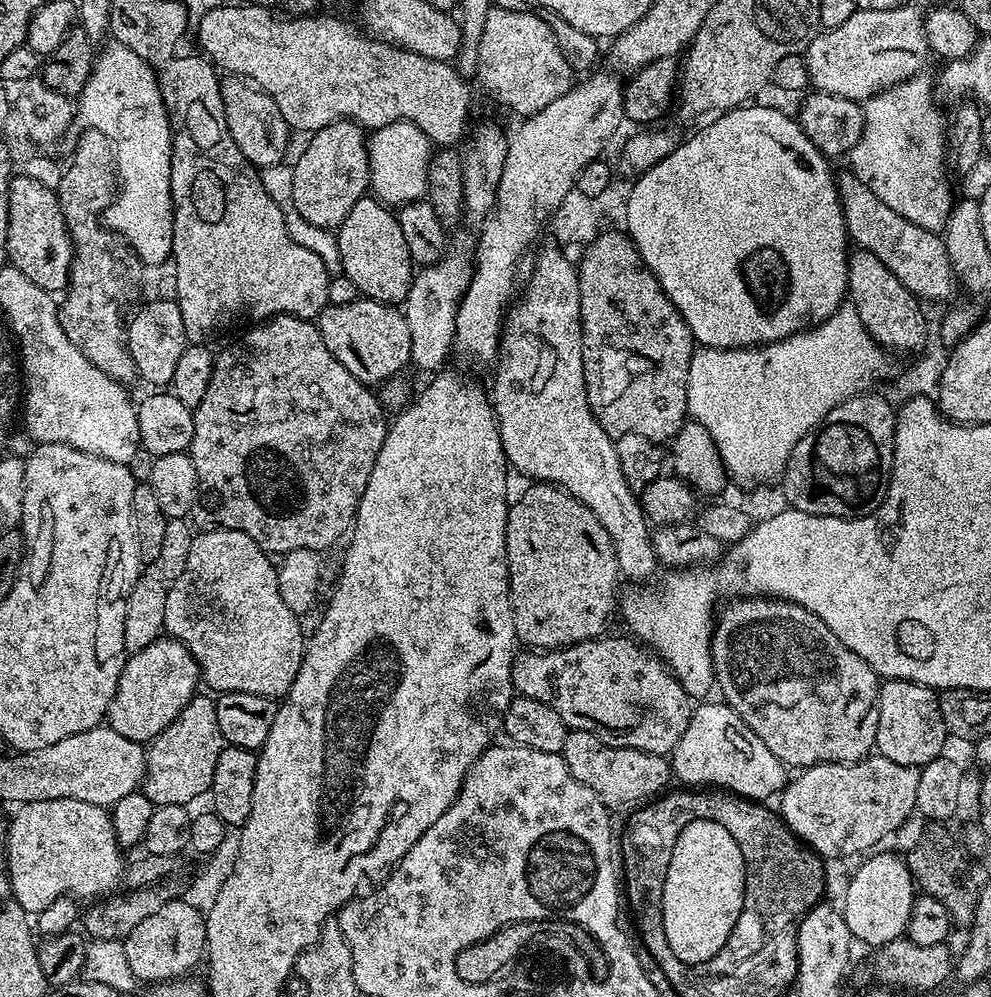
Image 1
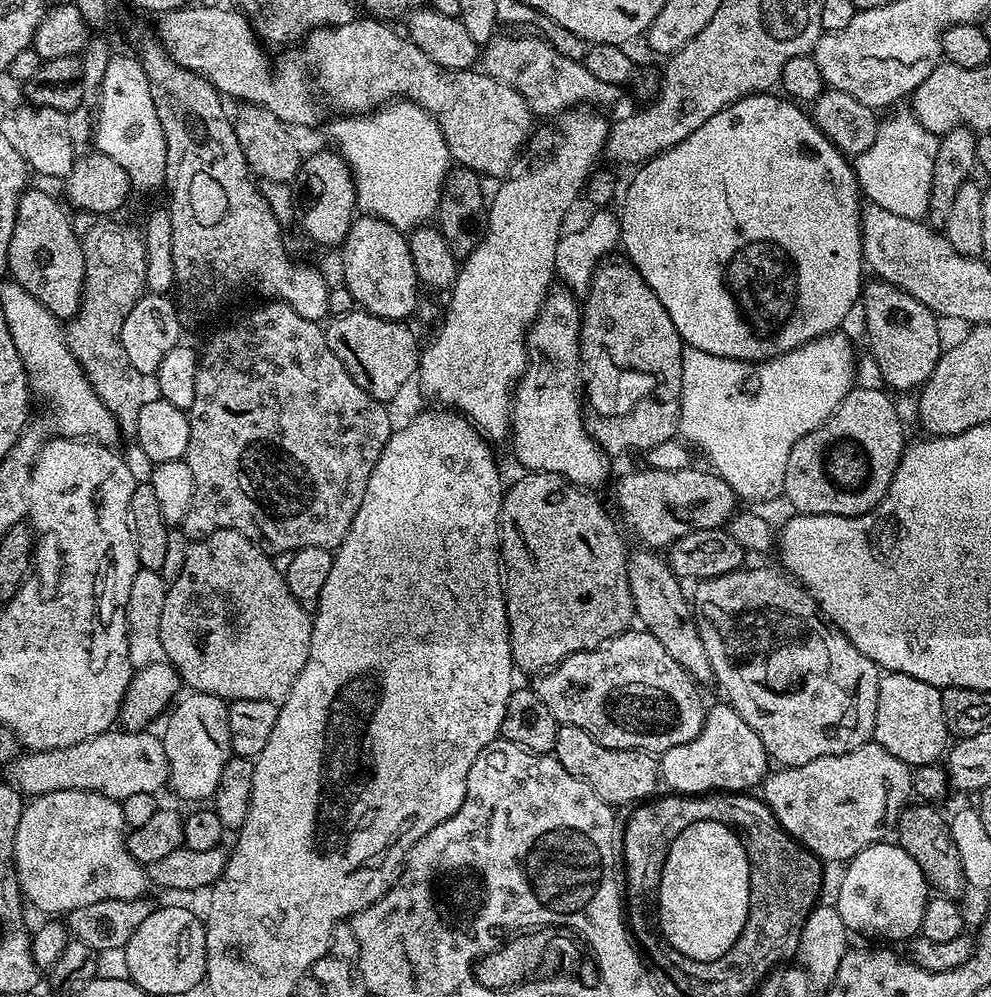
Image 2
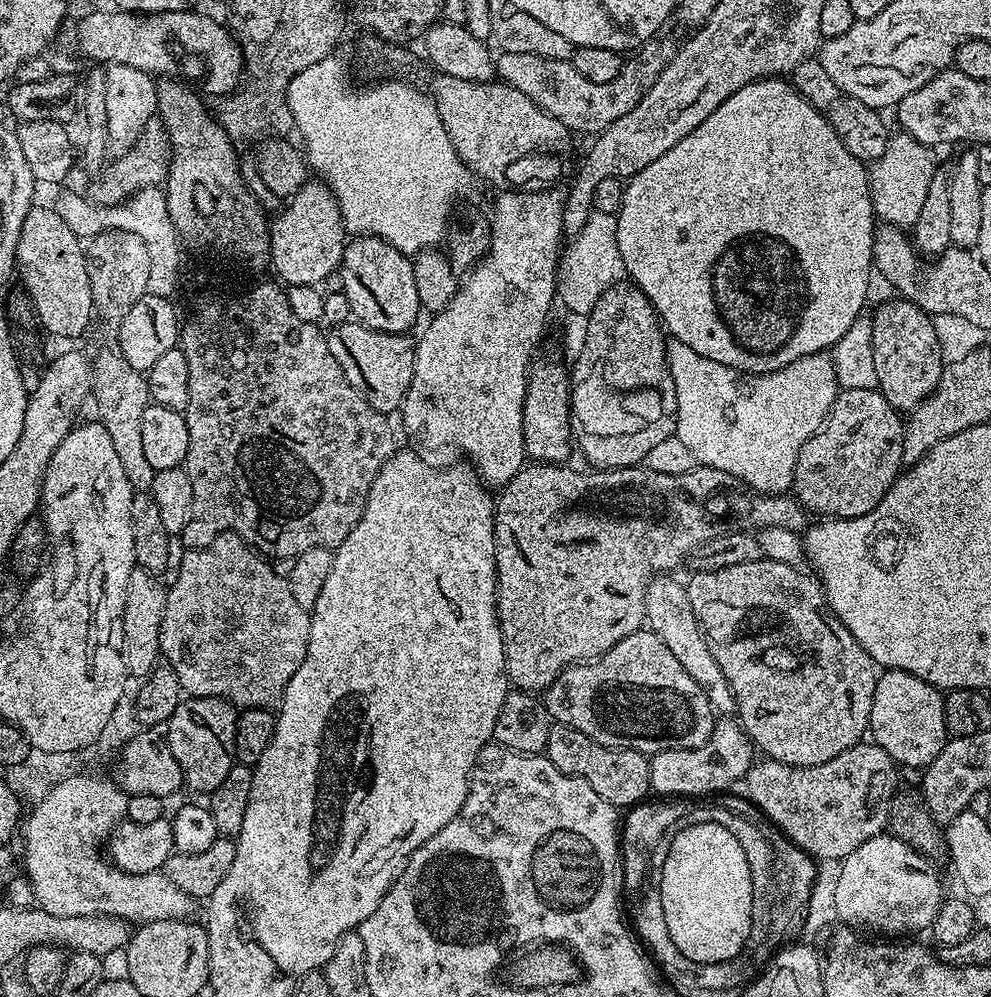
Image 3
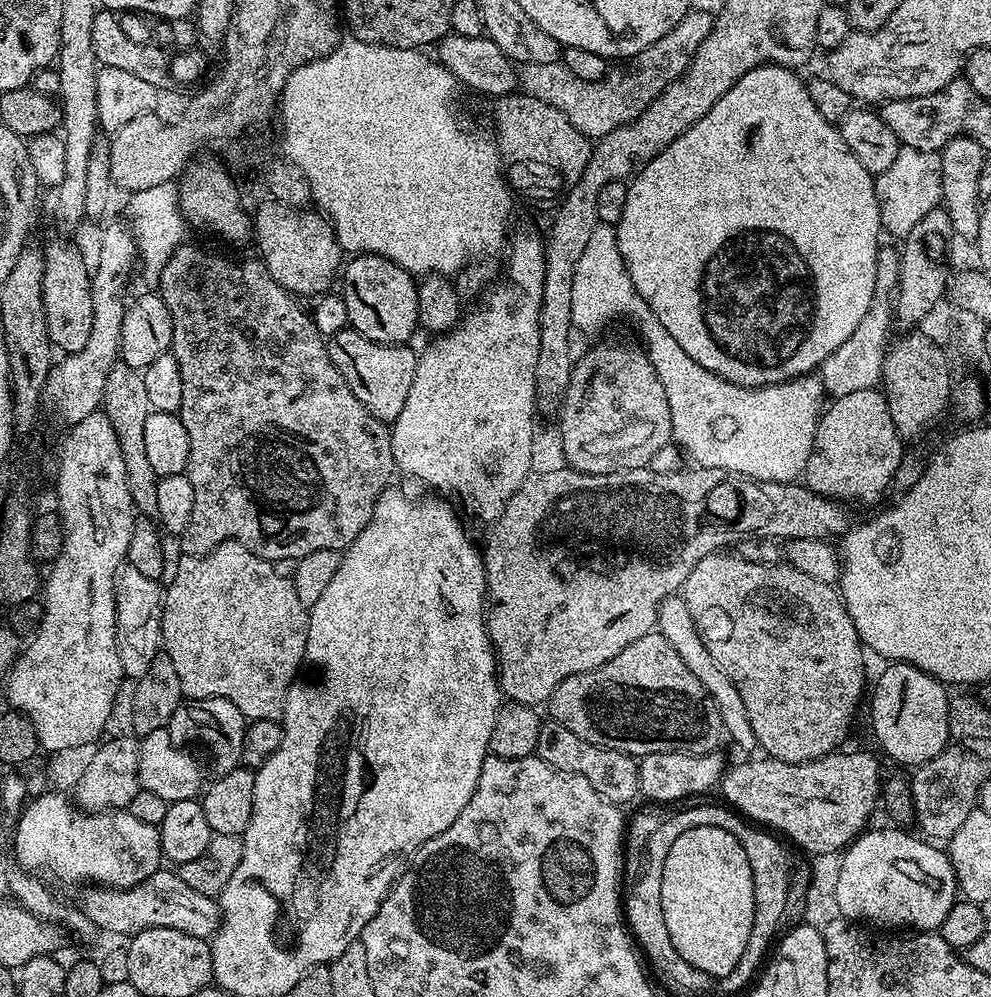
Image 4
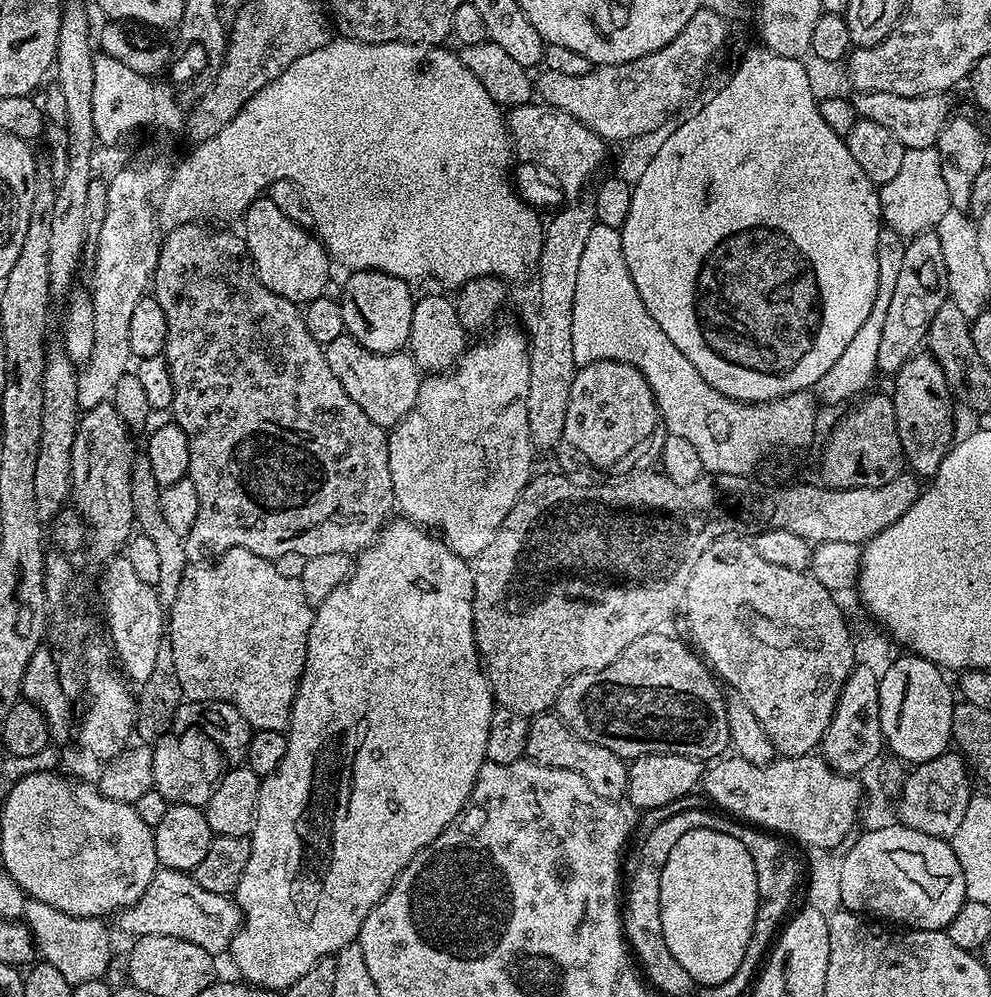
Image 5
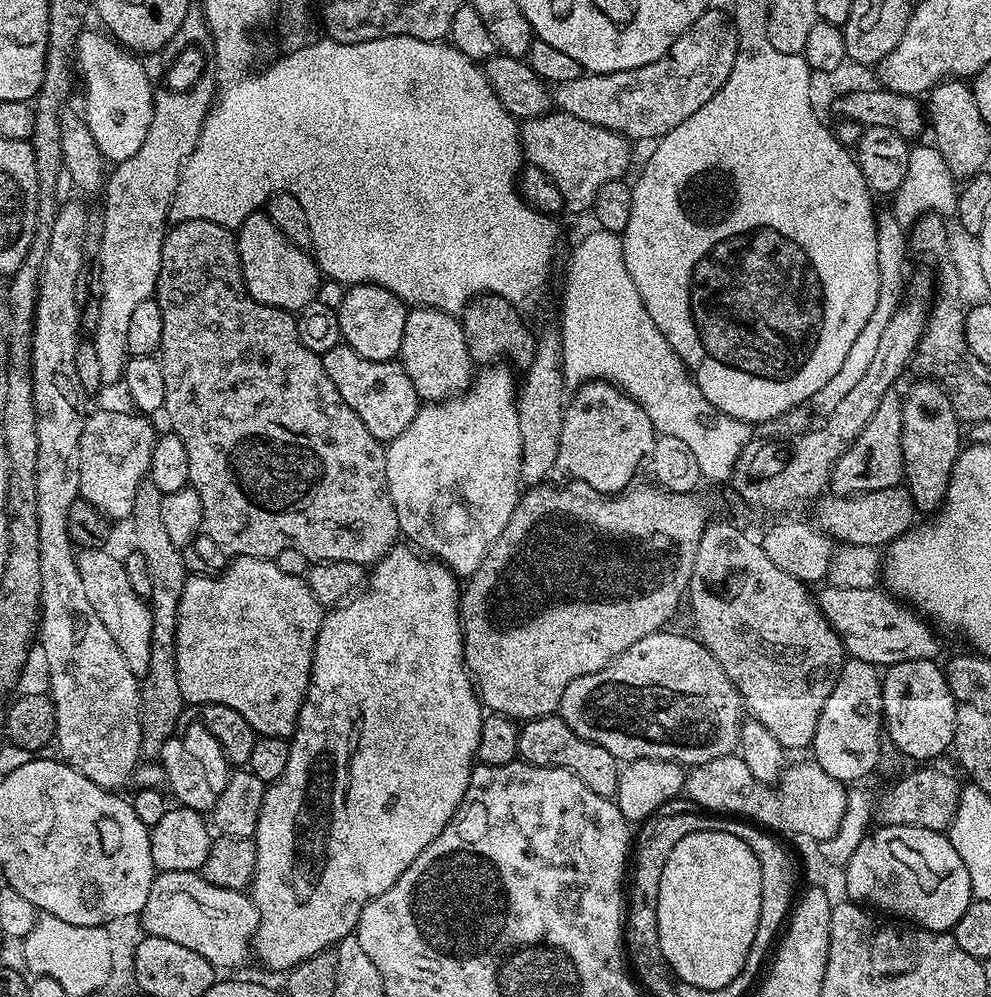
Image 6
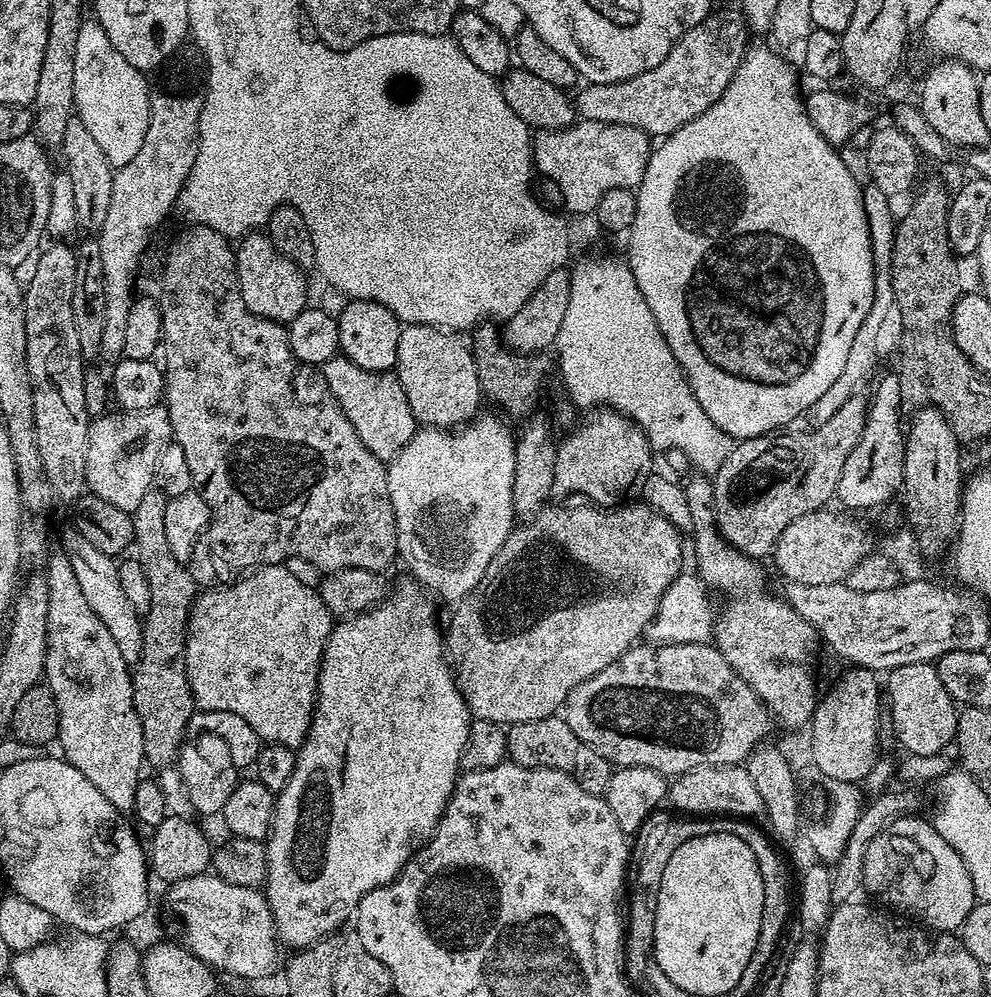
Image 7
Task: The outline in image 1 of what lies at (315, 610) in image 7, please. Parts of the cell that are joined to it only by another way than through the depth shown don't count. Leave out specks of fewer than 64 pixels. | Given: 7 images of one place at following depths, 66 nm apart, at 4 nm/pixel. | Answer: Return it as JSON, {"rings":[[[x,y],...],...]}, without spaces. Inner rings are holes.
{"rings":[[[209,527],[208,532],[200,532],[192,540],[192,545],[188,548],[188,553],[184,556],[184,569],[176,576],[176,581],[171,581],[168,584],[168,593],[166,594],[166,618],[164,619],[164,632],[167,633],[171,639],[182,642],[186,646],[186,650],[190,650],[190,654],[195,658],[196,663],[200,666],[200,674],[203,680],[203,683],[206,685],[209,684],[213,688],[211,691],[216,694],[228,693],[228,692],[241,692],[242,694],[256,694],[269,696],[271,698],[284,698],[287,697],[290,686],[294,686],[294,678],[298,674],[298,670],[302,666],[304,661],[304,650],[306,647],[306,632],[300,629],[300,624],[302,624],[301,617],[294,614],[294,610],[290,610],[290,606],[286,606],[286,602],[282,602],[282,590],[278,590],[278,568],[274,563],[273,557],[269,553],[265,552],[264,549],[258,546],[258,542],[254,542],[254,538],[250,538],[250,534],[242,534],[242,530],[230,530],[229,528],[213,528]]]}

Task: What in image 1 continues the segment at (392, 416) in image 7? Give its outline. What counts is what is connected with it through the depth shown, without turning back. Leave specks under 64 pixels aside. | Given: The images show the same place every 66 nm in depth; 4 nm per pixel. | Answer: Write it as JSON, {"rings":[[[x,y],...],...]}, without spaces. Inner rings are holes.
{"rings":[[[357,298],[346,306],[329,304],[318,317],[318,327],[322,334],[322,342],[326,342],[326,350],[330,350],[330,354],[334,354],[334,358],[338,358],[338,362],[342,362],[342,366],[346,366],[350,374],[354,374],[354,378],[369,386],[380,386],[399,377],[399,372],[412,364],[411,332],[399,307],[379,304],[377,300],[367,298]]]}

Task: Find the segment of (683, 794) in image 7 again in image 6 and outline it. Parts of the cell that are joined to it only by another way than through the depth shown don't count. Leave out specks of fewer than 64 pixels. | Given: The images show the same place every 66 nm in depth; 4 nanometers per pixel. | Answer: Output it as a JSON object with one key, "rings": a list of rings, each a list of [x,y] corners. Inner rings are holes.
{"rings":[[[739,754],[714,758],[714,762],[693,767],[684,778],[686,796],[689,796],[694,803],[701,804],[704,807],[701,809],[709,813],[735,814],[740,818],[751,818],[757,825],[768,830],[775,830],[777,833],[788,832],[792,836],[807,834],[808,837],[822,841],[830,839],[839,831],[839,824],[846,813],[848,791],[849,789],[843,783],[830,777],[815,762],[796,764],[793,768],[792,765],[785,767],[783,776],[775,786],[760,784],[754,778],[754,774],[750,774],[750,769],[746,766],[746,762],[742,762]]]}

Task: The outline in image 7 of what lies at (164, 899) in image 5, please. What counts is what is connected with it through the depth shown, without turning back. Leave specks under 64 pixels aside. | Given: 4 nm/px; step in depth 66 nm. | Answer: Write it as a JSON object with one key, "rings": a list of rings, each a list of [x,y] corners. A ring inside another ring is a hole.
{"rings":[[[213,873],[180,879],[169,885],[168,902],[182,920],[185,947],[221,973],[258,980],[281,969],[282,946],[276,934],[272,909],[259,890],[236,886]]]}

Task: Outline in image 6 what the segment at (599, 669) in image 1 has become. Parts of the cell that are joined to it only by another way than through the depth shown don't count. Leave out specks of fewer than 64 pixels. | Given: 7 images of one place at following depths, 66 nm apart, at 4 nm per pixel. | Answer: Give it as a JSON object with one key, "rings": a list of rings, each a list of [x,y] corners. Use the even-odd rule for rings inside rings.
{"rings":[[[661,630],[654,634],[646,634],[646,638],[638,638],[638,642],[634,642],[634,646],[630,646],[602,670],[598,670],[594,674],[586,674],[582,678],[574,678],[574,682],[570,682],[570,686],[566,686],[560,699],[558,714],[564,719],[566,726],[570,726],[570,730],[574,730],[574,734],[602,746],[602,750],[610,750],[610,754],[614,754],[614,758],[618,762],[650,758],[651,760],[672,760],[681,766],[699,766],[706,762],[714,762],[714,758],[731,756],[737,751],[736,743],[740,737],[740,725],[746,719],[743,696],[734,686],[734,682],[730,682],[726,670],[722,670],[722,666],[718,666],[718,658],[714,658],[714,654],[710,654],[710,650],[706,650],[706,646],[701,644],[695,635],[683,636],[680,632],[668,631]]]}

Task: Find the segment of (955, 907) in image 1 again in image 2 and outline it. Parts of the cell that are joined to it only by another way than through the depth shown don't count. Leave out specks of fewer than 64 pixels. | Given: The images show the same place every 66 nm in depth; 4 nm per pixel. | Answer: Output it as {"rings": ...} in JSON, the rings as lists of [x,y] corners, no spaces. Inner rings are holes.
{"rings":[[[914,802],[904,808],[896,827],[896,842],[922,868],[929,887],[935,893],[956,900],[965,892],[967,880],[962,870],[958,848],[954,845],[951,825],[947,817],[943,817],[936,809],[938,808],[923,802]]]}

